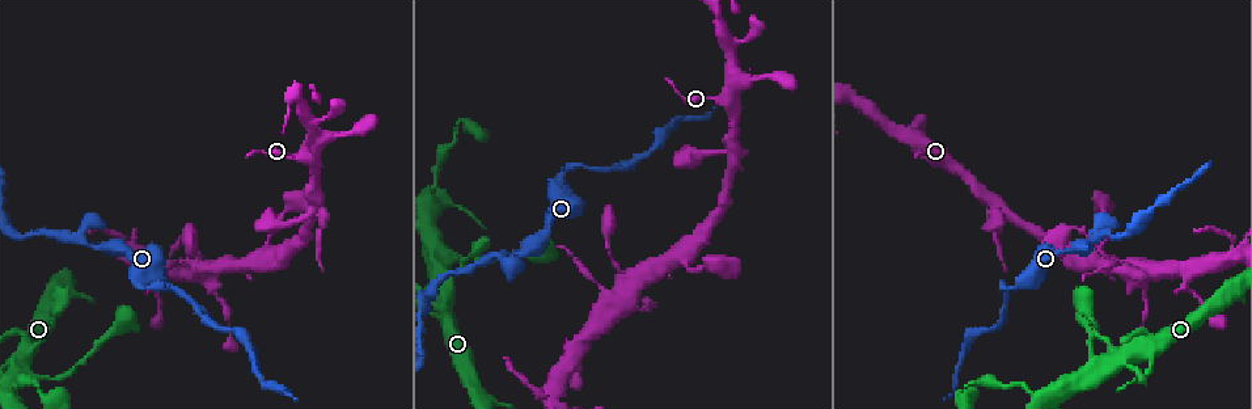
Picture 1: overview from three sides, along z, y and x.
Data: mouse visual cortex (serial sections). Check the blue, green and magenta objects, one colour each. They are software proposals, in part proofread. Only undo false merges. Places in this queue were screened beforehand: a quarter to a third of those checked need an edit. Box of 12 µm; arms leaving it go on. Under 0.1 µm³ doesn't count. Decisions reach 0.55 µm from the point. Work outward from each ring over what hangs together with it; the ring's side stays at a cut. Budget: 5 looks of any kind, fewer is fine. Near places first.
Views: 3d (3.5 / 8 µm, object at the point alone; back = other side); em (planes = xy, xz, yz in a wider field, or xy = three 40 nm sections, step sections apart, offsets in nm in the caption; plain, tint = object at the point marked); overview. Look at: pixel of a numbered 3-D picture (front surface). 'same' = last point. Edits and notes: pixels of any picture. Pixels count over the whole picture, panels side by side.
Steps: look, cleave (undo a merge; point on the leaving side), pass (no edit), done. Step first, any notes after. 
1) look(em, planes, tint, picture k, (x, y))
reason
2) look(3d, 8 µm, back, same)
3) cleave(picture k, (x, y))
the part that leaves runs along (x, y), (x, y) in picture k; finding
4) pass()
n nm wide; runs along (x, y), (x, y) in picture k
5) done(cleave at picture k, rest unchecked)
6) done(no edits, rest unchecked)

look(3d, 3.5 µm, picture 1, (1092, 240))
calibre changes

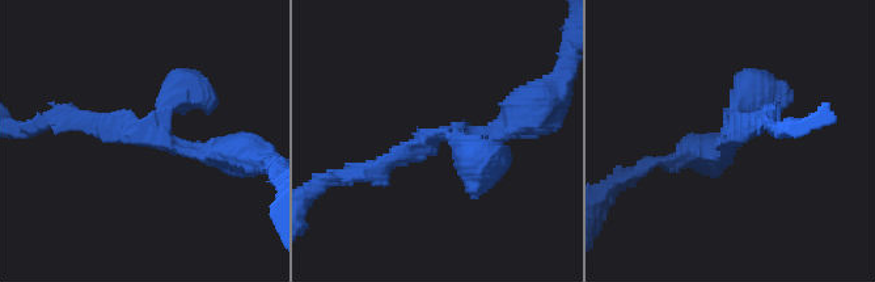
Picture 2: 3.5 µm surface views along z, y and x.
look(em, planes, tint, picture 2, (163, 141))
3 arms; arms of 250, 350, 400 nm; need the tissue

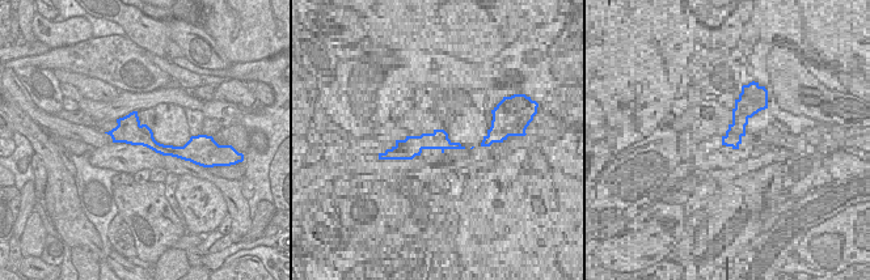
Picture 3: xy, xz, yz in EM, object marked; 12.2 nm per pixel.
pass()
runs along (532, 110), (379, 168) in picture 2; all the same cell

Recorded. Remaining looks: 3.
look(3d, 8 µm, picture 1, (1005, 288))
calibre changes

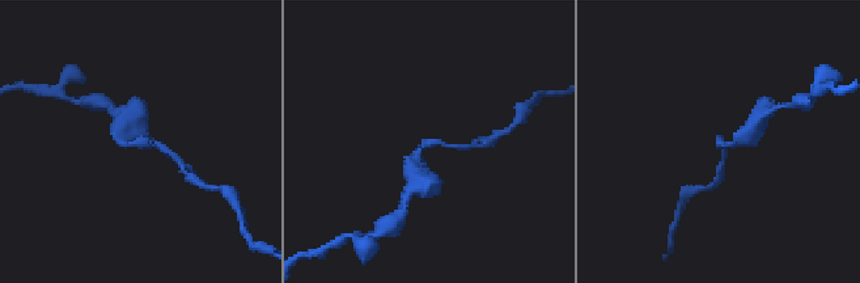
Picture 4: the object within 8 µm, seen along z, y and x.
look(em, xy, step 5, tint, picture 4, (727, 143))
arms of 150, 450 nm; shape alone is not enough

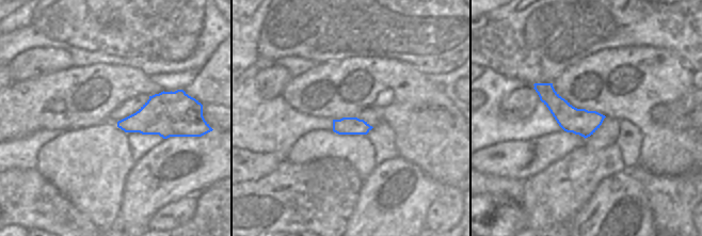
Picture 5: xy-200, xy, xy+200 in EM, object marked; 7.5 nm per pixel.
pass()
runs along (537, 85), (572, 120), (599, 122) in picture 5; continuous, no second cell

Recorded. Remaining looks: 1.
done(no edits, rest unchecked)

